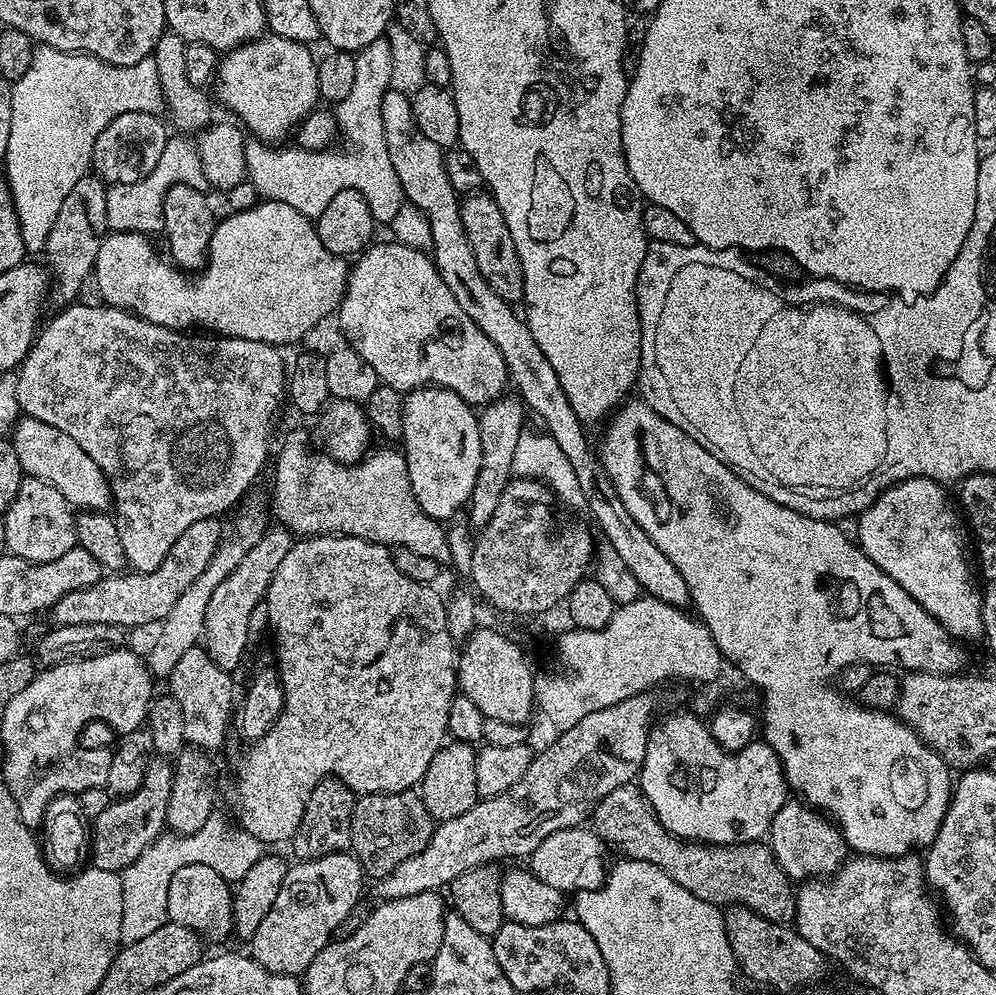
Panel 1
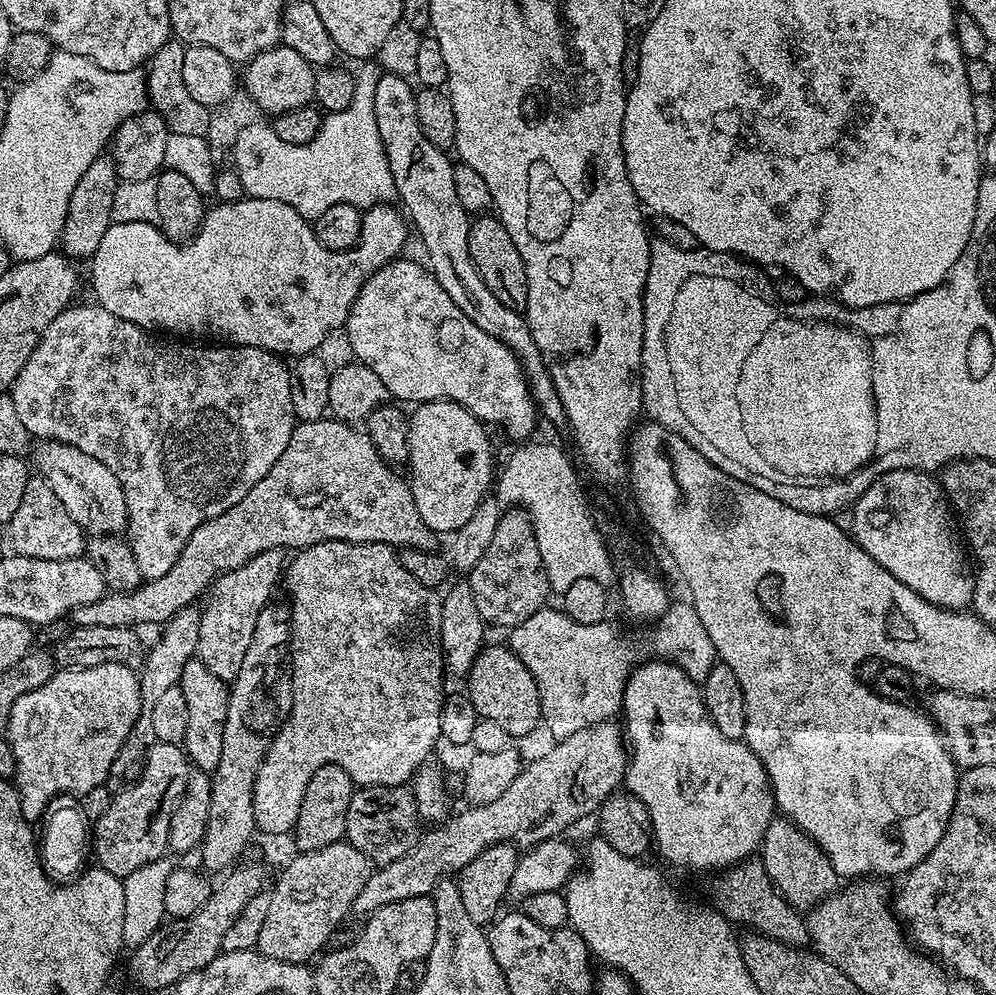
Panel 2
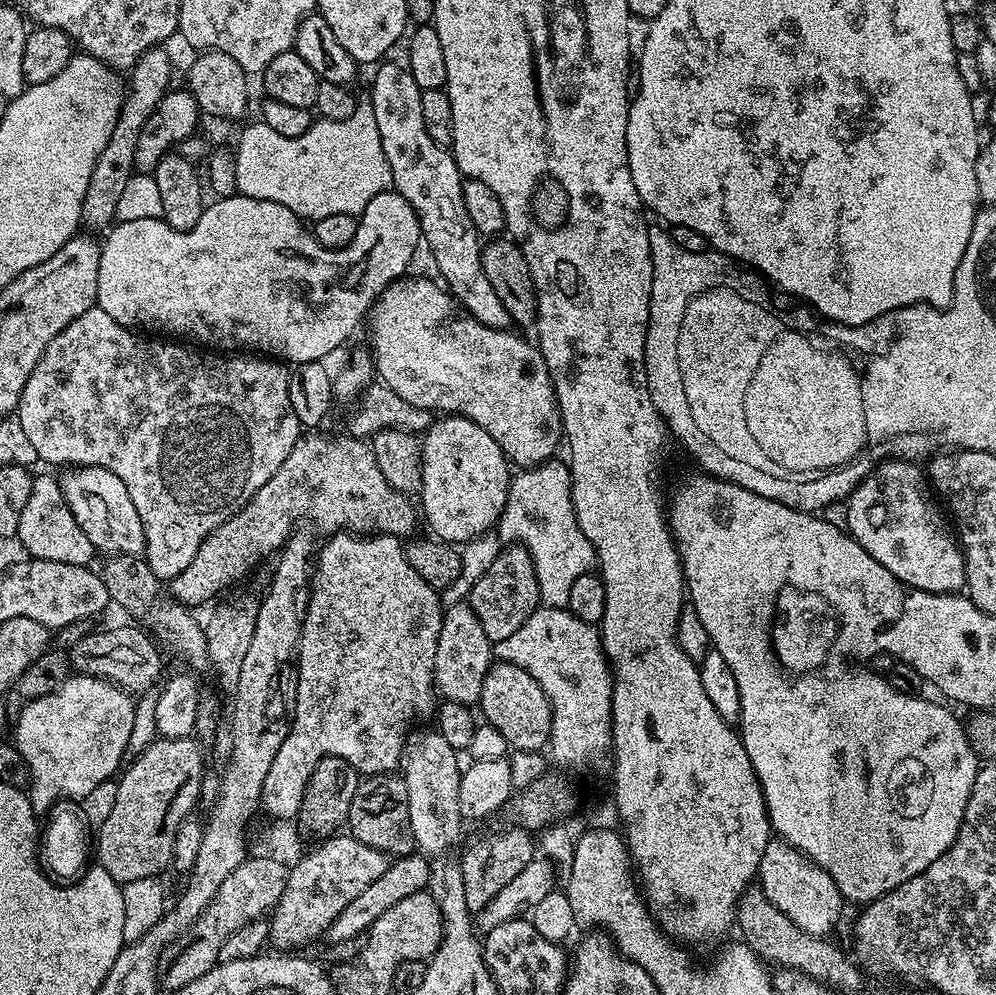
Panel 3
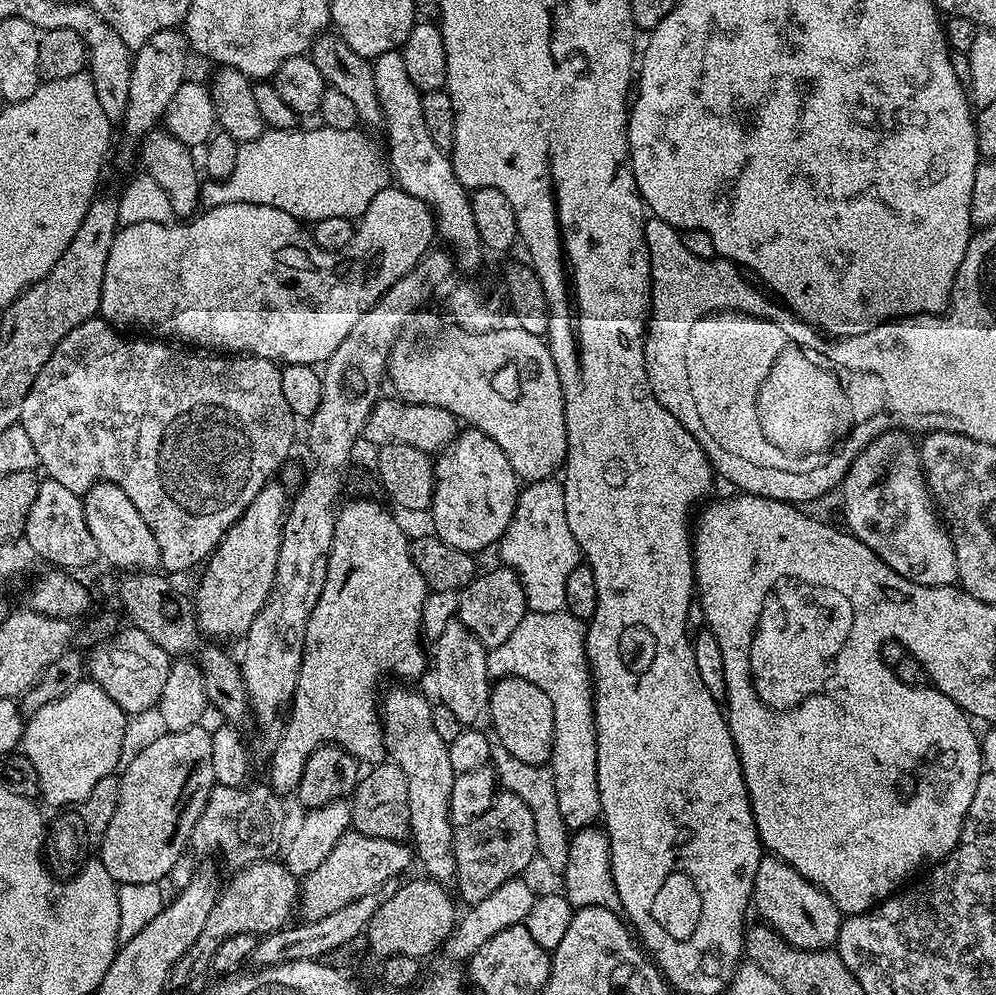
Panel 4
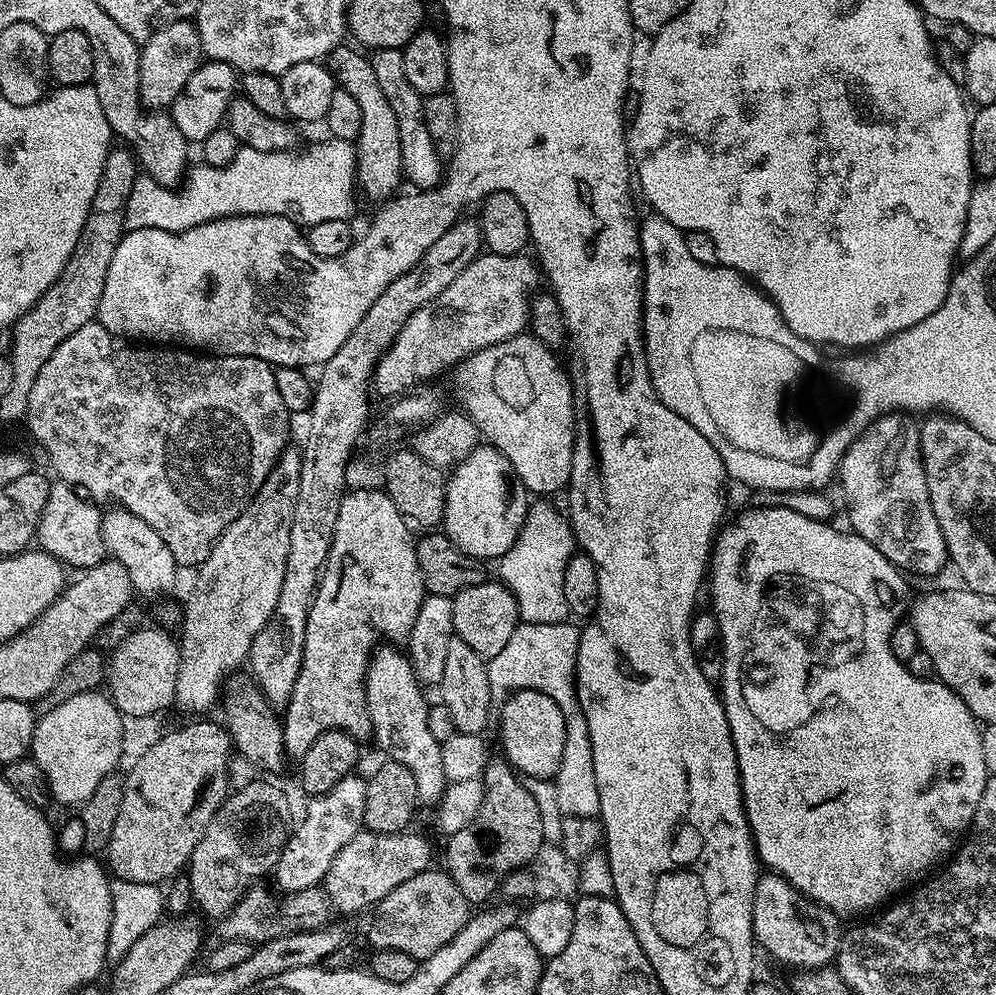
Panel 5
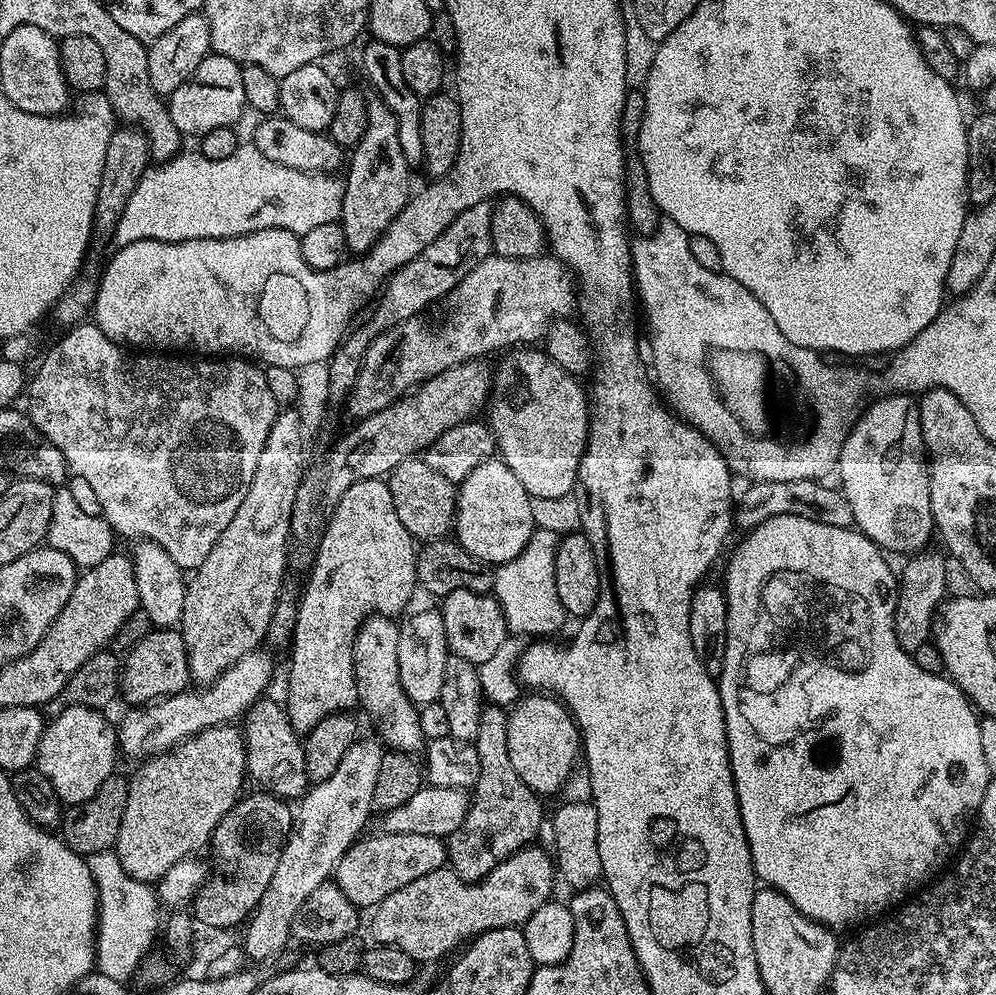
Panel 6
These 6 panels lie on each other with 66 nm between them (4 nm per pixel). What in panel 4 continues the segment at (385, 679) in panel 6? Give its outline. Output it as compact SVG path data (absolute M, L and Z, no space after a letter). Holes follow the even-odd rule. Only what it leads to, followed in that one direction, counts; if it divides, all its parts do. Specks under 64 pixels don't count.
M400 687L404 688L392 688L385 696L383 693L382 703L378 708L384 726L386 756L391 763L400 767L402 774L406 774L406 791L410 794L410 840L414 845L415 859L428 871L425 872L427 879L448 886L456 878L456 855L452 845L454 825L450 818L450 794L454 790L454 782L458 773L450 766L448 743L442 738L438 738L438 733L434 731L433 701L427 700L422 693L415 692L412 689L415 687Z

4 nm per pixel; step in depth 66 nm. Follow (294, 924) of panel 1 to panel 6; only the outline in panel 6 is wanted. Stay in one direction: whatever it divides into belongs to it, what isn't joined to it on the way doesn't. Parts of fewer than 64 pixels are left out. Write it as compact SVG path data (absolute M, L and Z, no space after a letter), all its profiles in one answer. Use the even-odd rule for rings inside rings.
M389 832L375 835L365 835L351 844L334 873L334 883L340 887L342 894L346 894L346 898L350 898L350 902L354 902L361 910L380 904L382 898L394 894L394 890L402 890L402 886L410 886L414 878L422 878L422 874L430 874L445 867L448 849L439 836Z

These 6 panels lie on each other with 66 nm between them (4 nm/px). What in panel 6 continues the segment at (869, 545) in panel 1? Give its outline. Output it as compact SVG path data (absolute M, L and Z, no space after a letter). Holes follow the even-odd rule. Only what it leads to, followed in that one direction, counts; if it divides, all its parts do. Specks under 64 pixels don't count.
M887 394L881 400L873 399L871 403L865 407L863 414L859 420L853 424L852 429L848 431L846 442L840 451L840 463L838 465L838 473L840 472L840 484L844 487L844 496L842 492L843 503L850 506L852 511L851 523L855 525L859 531L864 533L866 538L870 538L885 553L906 552L905 554L915 554L925 547L924 544L928 539L933 539L934 525L932 522L932 511L930 510L930 482L928 481L929 461L926 459L924 451L924 439L922 438L922 426L920 425L920 410L917 401L908 394Z

